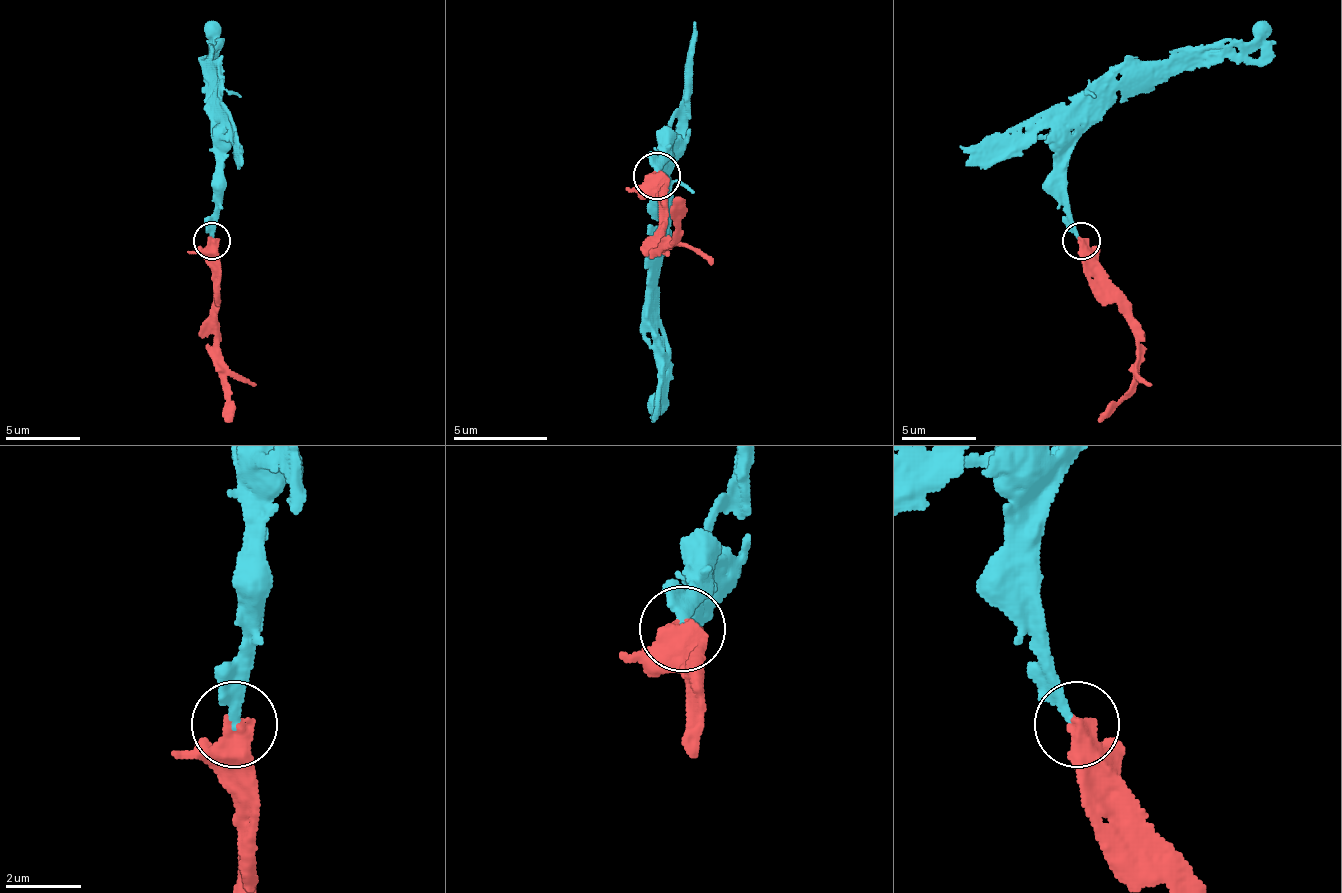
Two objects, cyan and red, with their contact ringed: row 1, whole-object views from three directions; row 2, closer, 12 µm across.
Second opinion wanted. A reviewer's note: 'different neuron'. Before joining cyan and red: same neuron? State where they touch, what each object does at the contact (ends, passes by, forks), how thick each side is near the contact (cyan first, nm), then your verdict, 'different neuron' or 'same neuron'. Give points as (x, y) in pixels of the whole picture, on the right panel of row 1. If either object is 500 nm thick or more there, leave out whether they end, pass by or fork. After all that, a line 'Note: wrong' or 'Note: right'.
(1081, 240) | 280/600 nm | different neuron
Note: right

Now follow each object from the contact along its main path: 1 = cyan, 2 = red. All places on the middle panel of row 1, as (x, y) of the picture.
1: (658, 172), (667, 158), (658, 224), (658, 375), (653, 413)
2: (658, 177), (658, 224), (667, 248), (681, 195)

